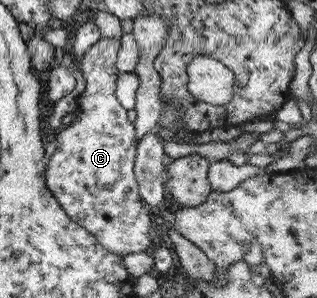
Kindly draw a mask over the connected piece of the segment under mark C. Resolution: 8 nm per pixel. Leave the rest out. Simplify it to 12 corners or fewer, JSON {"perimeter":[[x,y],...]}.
{"perimeter":[[119,40],[84,51],[46,188],[122,258],[150,244]]}

